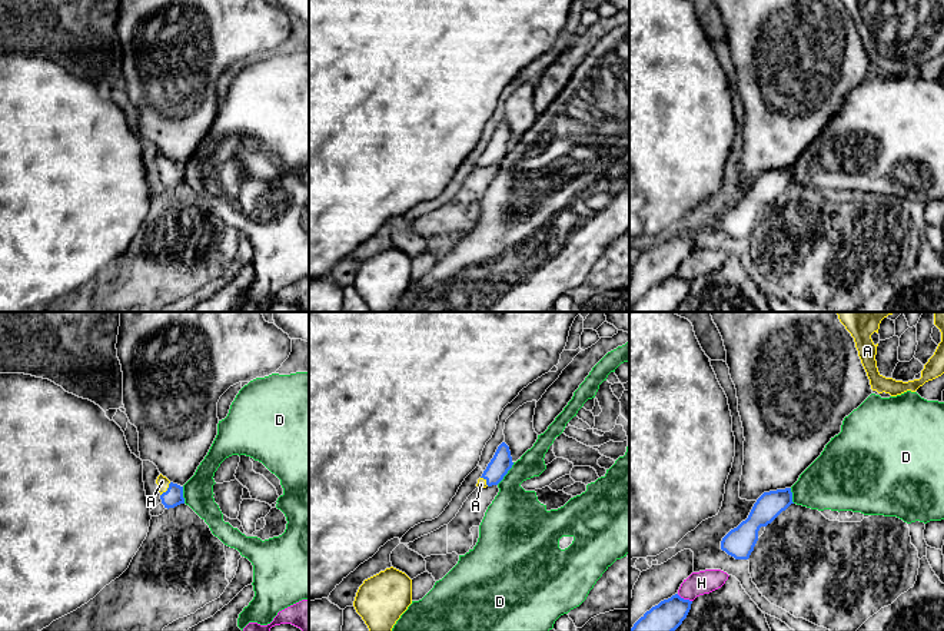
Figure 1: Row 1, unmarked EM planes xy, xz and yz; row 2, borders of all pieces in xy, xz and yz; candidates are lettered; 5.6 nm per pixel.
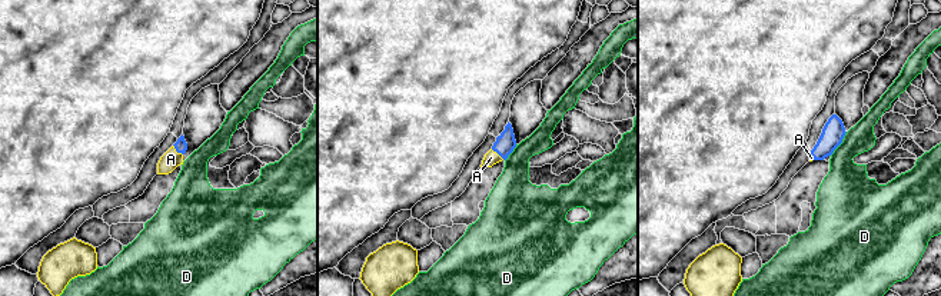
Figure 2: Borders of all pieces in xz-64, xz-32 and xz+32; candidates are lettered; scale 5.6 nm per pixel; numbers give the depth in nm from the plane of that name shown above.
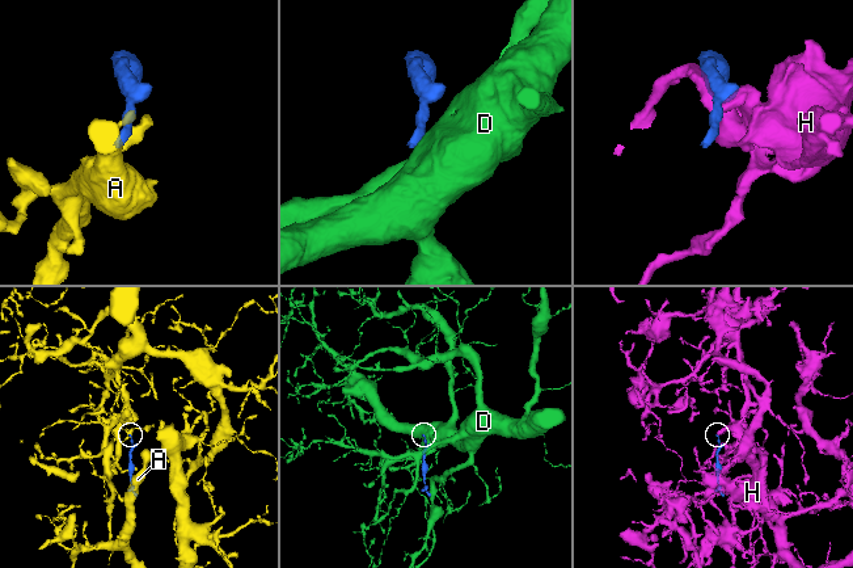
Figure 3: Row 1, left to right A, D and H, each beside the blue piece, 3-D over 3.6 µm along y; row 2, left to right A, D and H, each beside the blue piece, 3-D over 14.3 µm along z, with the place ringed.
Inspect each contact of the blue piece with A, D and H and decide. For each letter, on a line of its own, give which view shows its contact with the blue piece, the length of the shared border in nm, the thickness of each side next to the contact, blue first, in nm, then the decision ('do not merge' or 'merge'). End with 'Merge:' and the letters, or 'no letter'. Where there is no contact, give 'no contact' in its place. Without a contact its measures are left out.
A: contact in xy; length 100 nm; calibres 110 and 70 nm; merge
D: contact in xz; length 160 nm; calibres 120 and 300 nm; do not merge
H: contact in yz; length 100 nm; calibres 170 and 130 nm; do not merge
Merge: A

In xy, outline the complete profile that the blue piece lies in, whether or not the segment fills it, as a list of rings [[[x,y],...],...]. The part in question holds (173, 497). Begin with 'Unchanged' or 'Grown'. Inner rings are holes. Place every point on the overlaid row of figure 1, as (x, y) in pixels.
Grown. [[[162,474],[156,479],[157,489],[160,492],[160,499],[164,508],[174,508],[180,504],[185,504],[183,498],[183,486],[170,482],[166,476]]]

